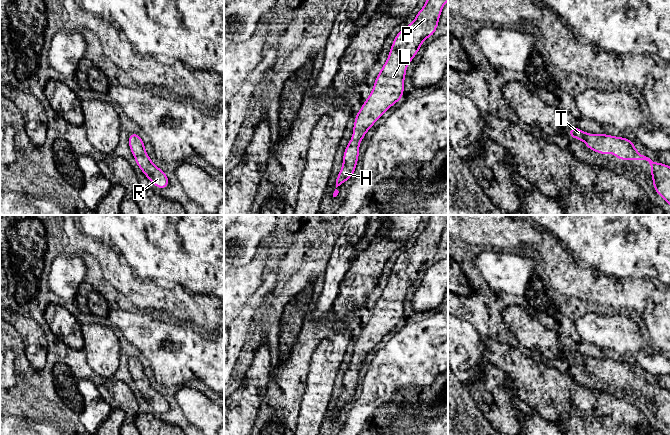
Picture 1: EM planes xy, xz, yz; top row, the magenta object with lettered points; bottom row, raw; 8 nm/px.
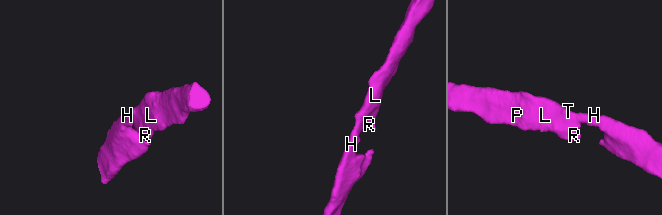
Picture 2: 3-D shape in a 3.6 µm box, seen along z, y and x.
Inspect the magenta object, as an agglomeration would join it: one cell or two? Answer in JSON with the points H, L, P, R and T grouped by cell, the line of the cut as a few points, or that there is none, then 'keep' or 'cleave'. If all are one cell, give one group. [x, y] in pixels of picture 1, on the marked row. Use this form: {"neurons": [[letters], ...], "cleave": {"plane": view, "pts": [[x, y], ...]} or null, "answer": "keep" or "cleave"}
{"neurons": [["H", "L", "P", "R", "T"]], "cleave": null, "answer": "keep"}

